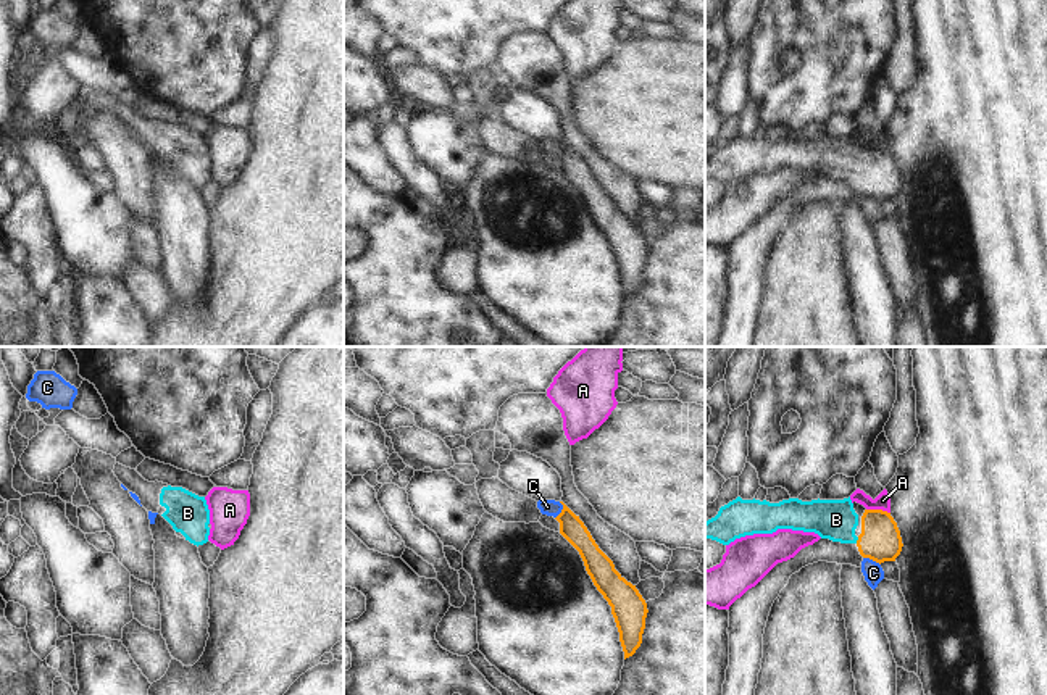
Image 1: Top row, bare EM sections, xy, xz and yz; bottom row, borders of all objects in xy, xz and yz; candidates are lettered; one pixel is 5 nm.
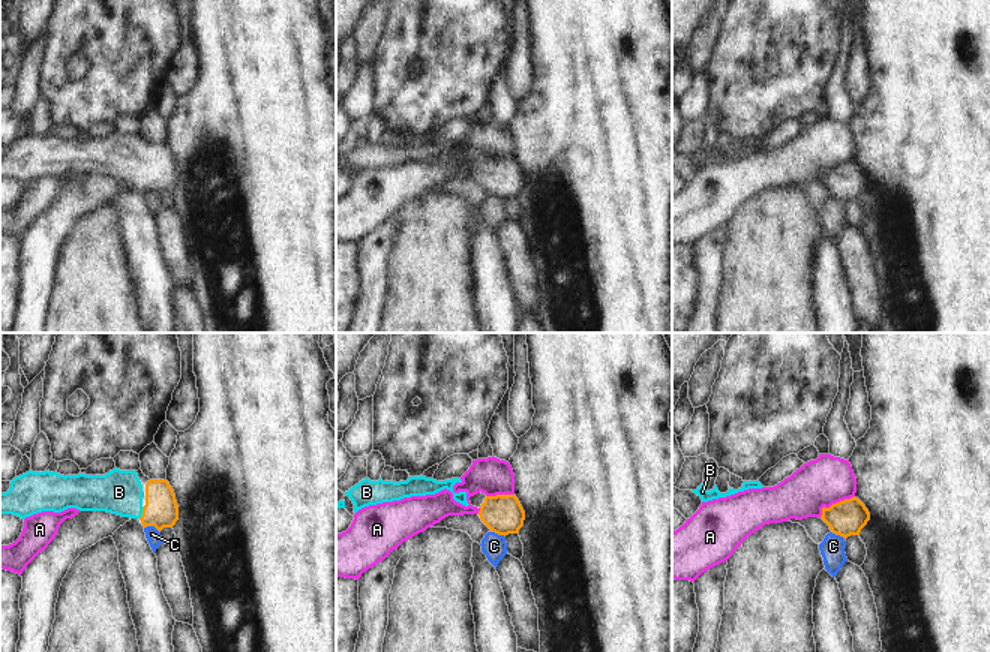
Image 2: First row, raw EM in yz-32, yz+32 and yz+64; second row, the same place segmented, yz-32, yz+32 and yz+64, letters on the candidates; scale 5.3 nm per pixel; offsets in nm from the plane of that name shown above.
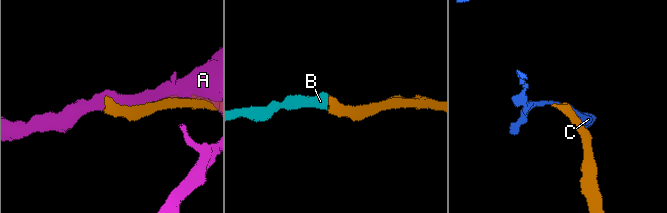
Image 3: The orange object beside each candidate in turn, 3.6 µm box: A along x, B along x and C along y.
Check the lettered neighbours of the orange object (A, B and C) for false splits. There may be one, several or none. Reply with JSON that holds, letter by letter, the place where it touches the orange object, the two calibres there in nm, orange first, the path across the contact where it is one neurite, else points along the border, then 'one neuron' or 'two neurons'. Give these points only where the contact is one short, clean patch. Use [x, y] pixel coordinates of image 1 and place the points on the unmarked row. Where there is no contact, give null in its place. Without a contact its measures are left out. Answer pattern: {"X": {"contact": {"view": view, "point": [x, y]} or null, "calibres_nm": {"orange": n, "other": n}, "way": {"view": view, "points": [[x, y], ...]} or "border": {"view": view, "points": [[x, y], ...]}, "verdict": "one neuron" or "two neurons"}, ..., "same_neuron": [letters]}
{"A": {"contact": {"view": "yz", "point": [878, 149]}, "calibres_nm": {"orange": 200, "other": 80}, "verdict": "two neurons"}, "B": {"contact": {"view": "yz", "point": [857, 179]}, "calibres_nm": {"orange": 200, "other": 200}, "way": {"view": "yz", "points": [[880, 179], [857, 179], [836, 158]]}, "verdict": "one neuron"}, "C": {"contact": {"view": "yz", "point": [871, 197]}, "calibres_nm": {"orange": 200, "other": 100}, "border": {"view": "yz", "points": [[863, 195], [880, 203]]}, "verdict": "two neurons"}, "same_neuron": ["B"]}

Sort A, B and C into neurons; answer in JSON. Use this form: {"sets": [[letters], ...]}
{"sets": [["A"], ["B"], ["C"]]}

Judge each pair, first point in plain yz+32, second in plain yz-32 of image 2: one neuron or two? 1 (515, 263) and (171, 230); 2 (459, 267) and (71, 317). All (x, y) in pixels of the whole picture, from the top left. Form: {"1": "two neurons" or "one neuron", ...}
{"1": "one neuron", "2": "one neuron"}

